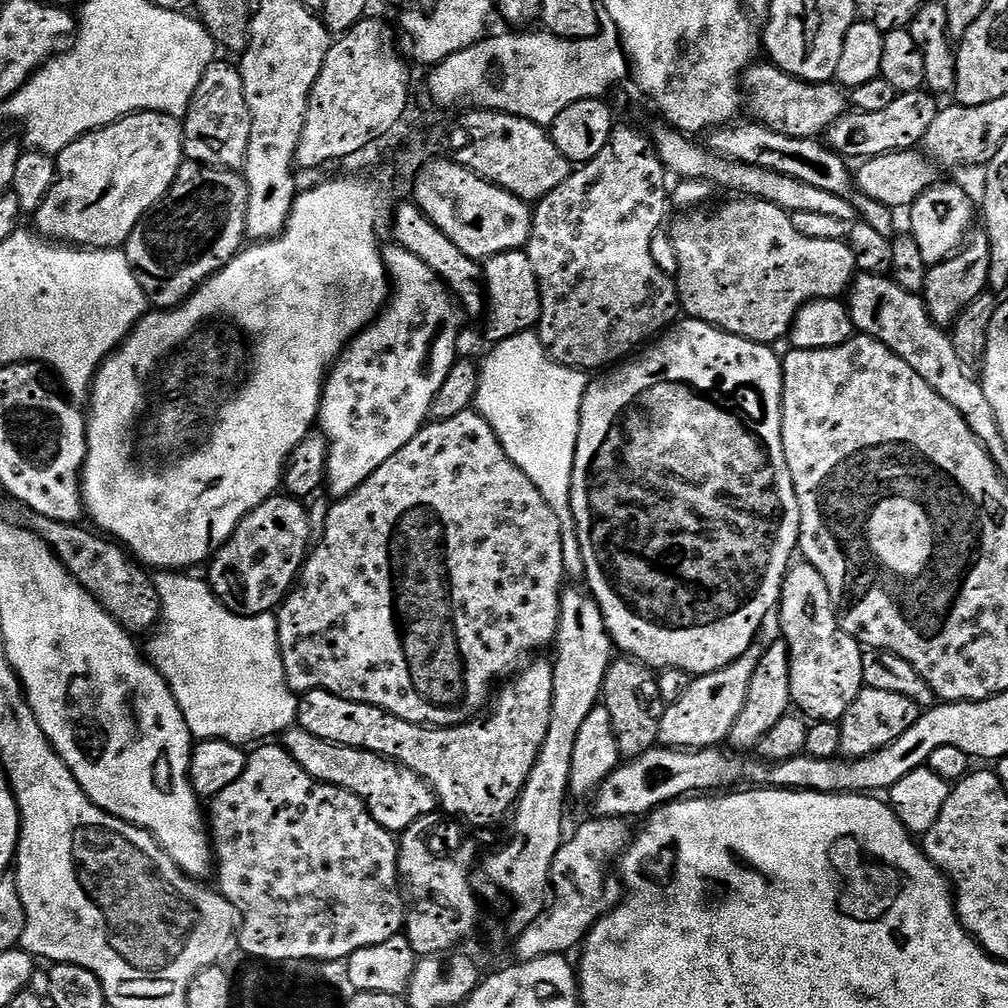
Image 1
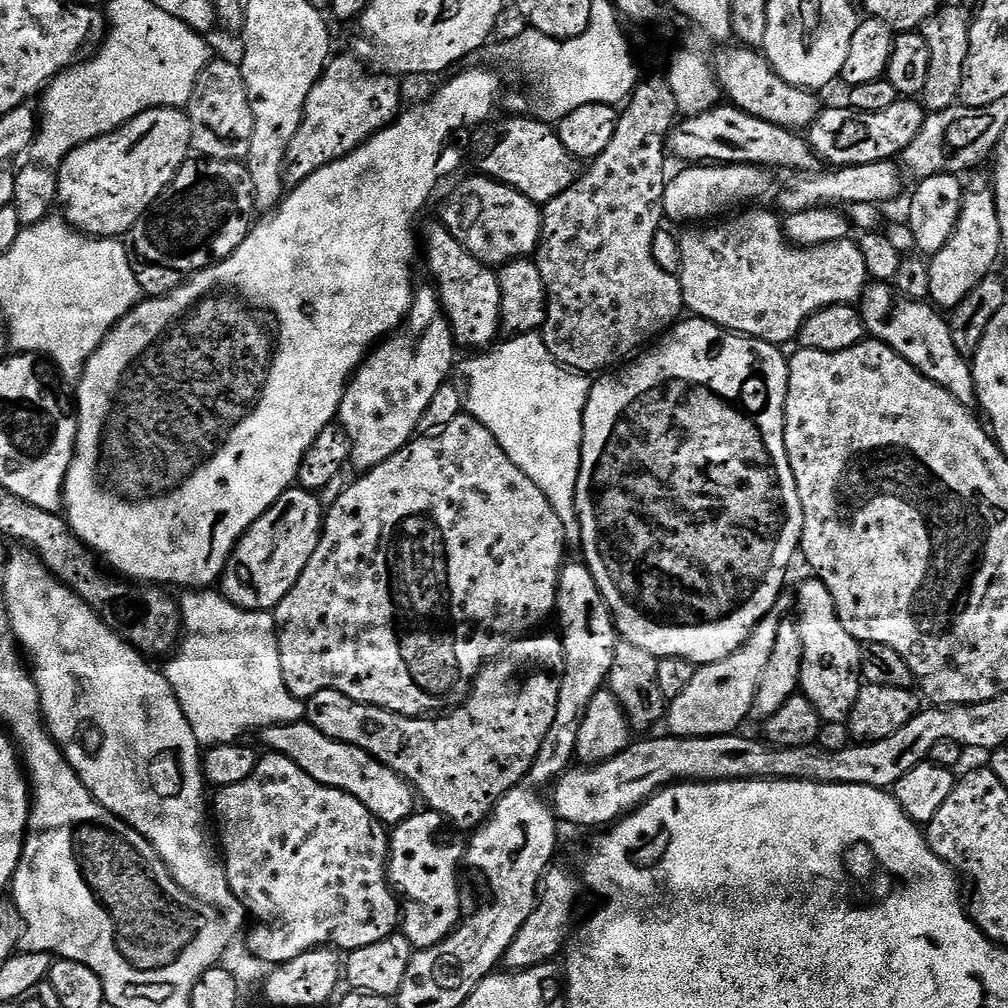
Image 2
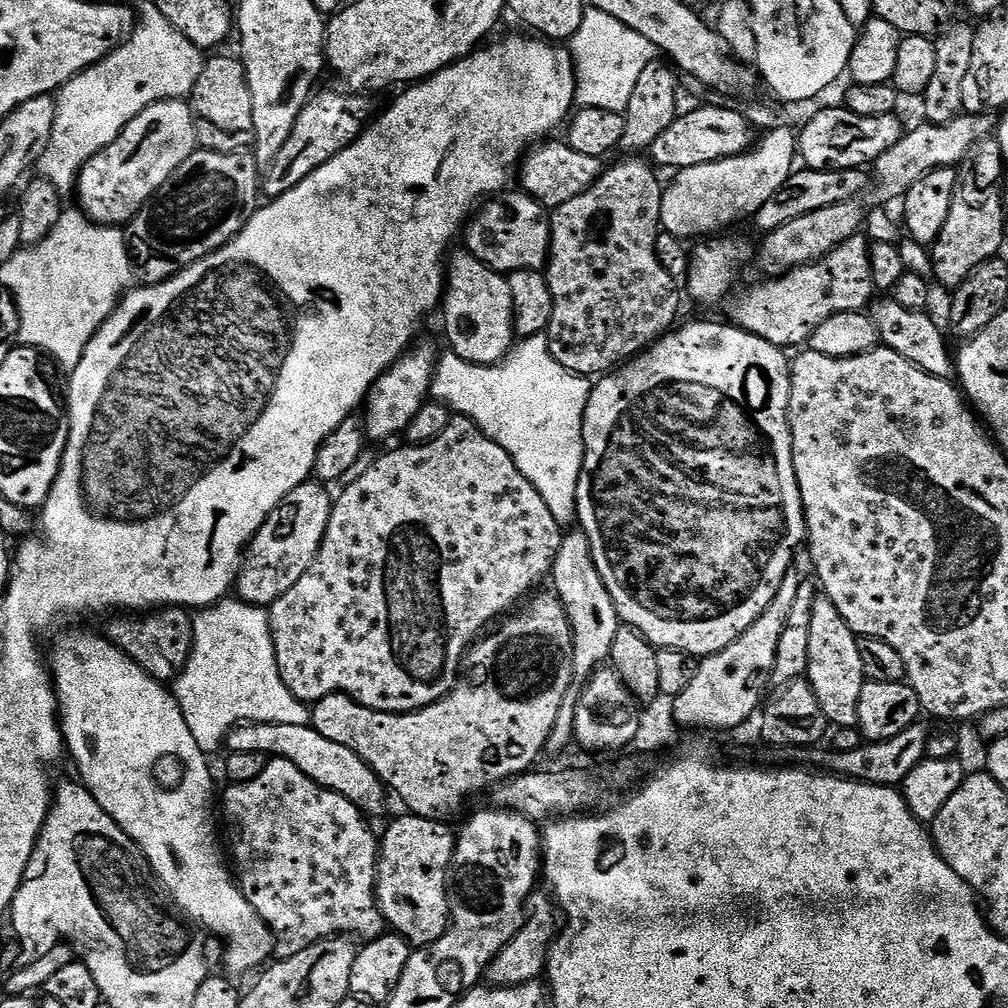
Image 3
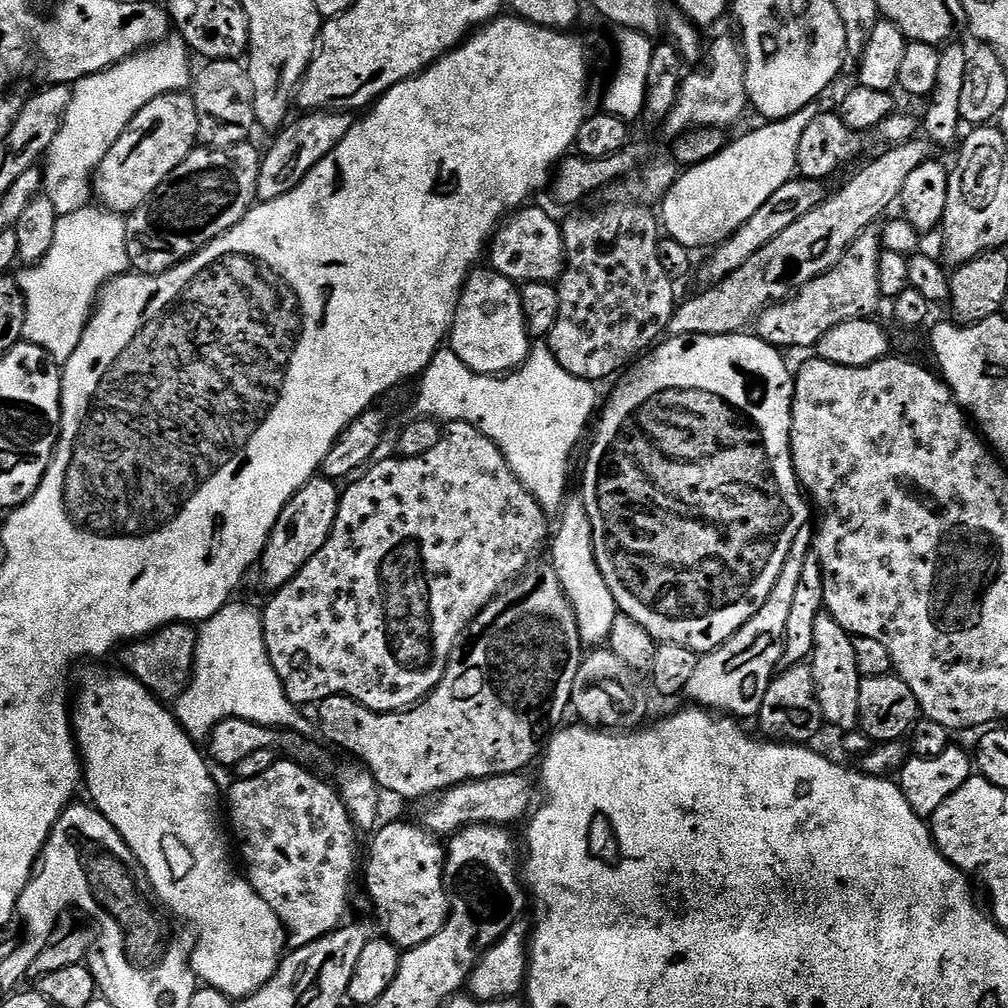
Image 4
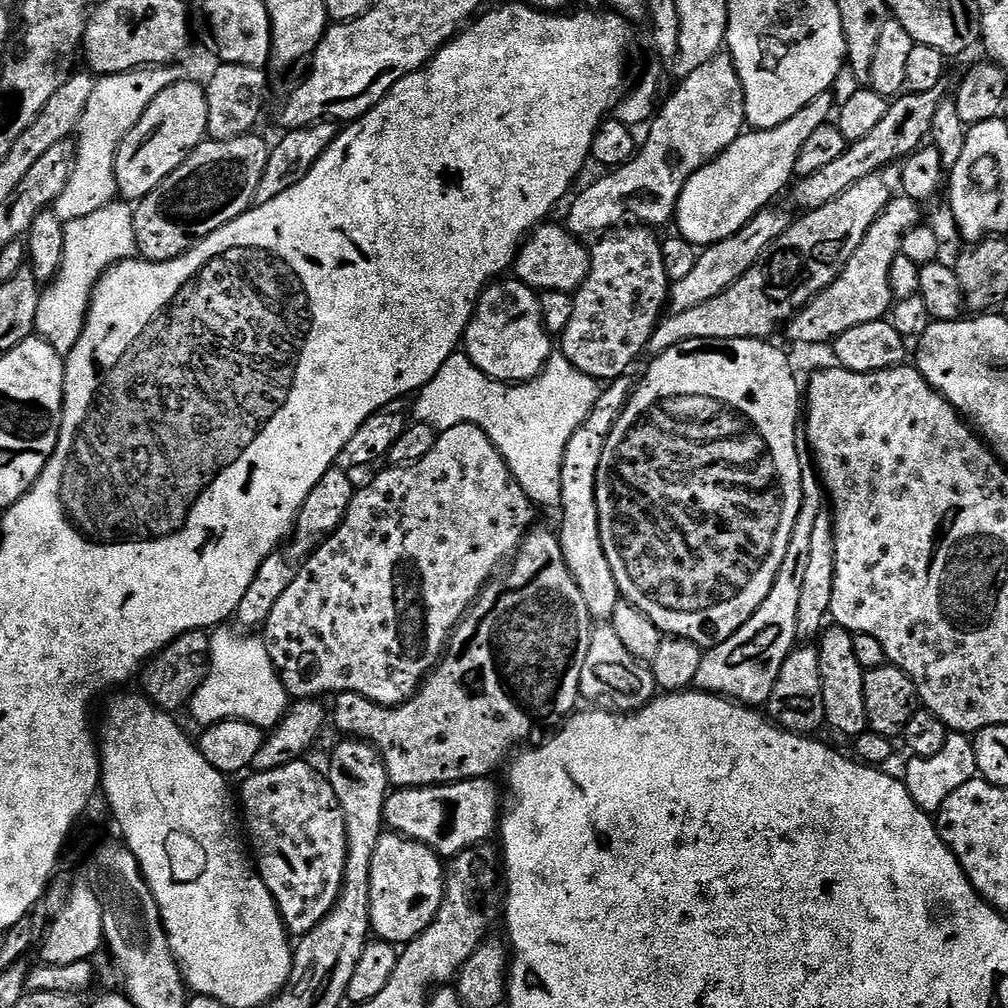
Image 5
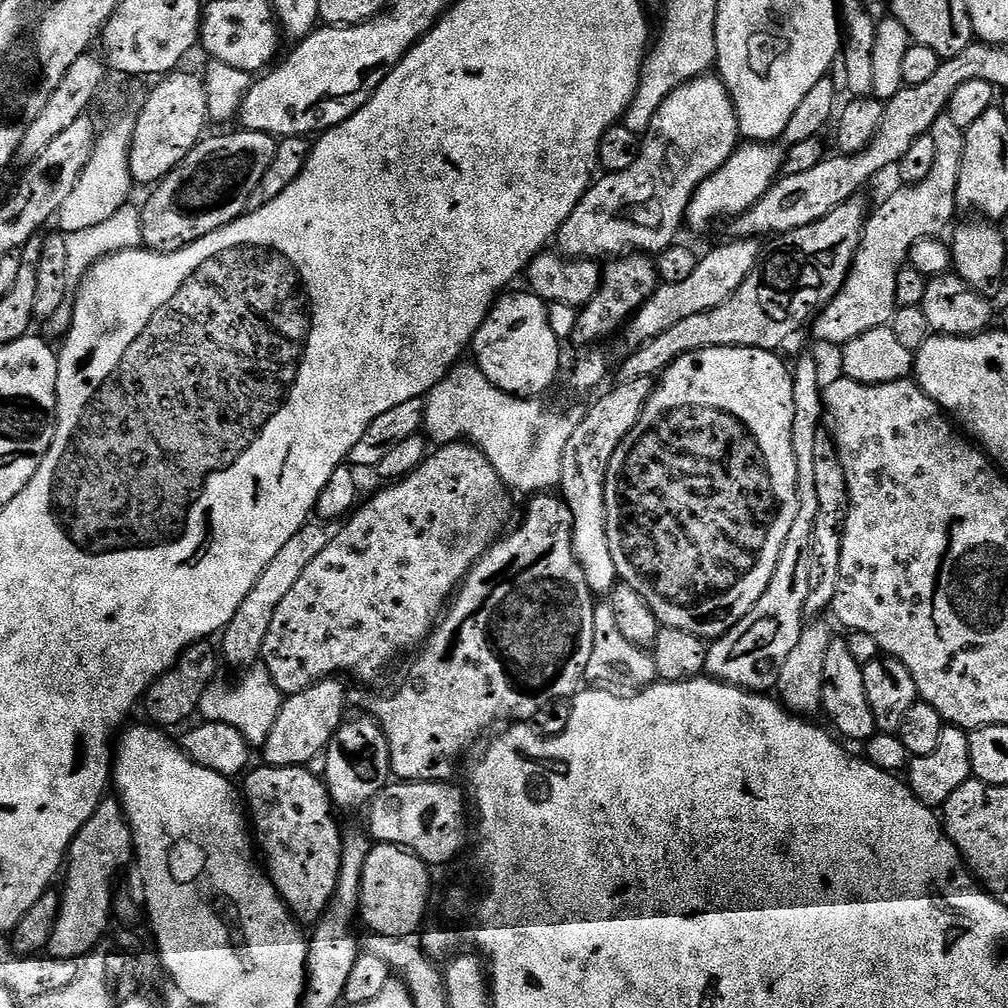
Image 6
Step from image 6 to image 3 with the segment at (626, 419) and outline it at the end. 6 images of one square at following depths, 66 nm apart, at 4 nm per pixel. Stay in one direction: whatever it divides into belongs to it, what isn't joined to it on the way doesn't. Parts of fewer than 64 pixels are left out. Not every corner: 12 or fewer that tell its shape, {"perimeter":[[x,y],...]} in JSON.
{"perimeter":[[584,532],[565,535],[550,584],[574,642],[583,686],[622,627],[613,589]]}

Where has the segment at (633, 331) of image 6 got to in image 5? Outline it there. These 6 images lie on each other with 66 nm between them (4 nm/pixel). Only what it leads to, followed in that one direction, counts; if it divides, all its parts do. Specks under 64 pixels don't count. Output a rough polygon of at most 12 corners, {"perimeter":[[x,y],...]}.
{"perimeter":[[767,206],[732,237],[705,247],[669,287],[673,313],[738,282],[785,232]]}

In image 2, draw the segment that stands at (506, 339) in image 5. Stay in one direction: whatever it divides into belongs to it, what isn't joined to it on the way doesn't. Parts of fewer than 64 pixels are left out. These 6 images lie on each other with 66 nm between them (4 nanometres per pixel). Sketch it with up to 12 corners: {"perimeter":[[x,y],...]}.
{"perimeter":[[443,222],[422,256],[461,349],[501,335],[497,269]]}

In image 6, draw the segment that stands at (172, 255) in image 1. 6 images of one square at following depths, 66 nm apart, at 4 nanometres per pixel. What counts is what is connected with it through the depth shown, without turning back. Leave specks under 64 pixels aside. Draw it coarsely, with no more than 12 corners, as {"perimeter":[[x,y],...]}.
{"perimeter":[[201,139],[140,208],[177,252],[249,211],[277,141]]}

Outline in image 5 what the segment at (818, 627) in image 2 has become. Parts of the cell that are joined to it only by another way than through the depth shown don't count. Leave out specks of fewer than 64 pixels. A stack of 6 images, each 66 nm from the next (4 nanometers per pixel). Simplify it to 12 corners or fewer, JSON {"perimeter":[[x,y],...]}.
{"perimeter":[[853,633],[819,637],[827,727],[869,731]]}

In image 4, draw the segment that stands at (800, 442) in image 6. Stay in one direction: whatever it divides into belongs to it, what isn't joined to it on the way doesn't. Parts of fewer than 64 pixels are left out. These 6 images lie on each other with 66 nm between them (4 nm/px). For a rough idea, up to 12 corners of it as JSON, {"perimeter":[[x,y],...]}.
{"perimeter":[[801,528],[758,614],[700,656],[683,693],[759,717],[810,564]]}

